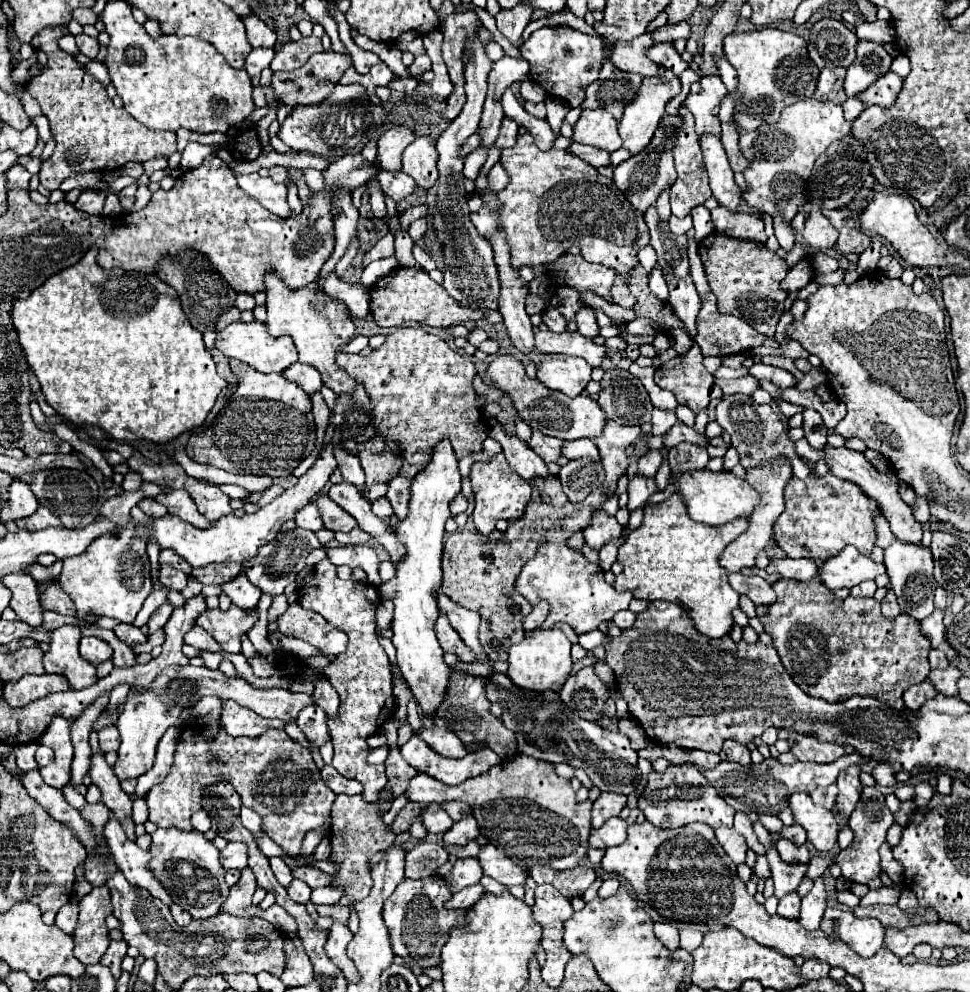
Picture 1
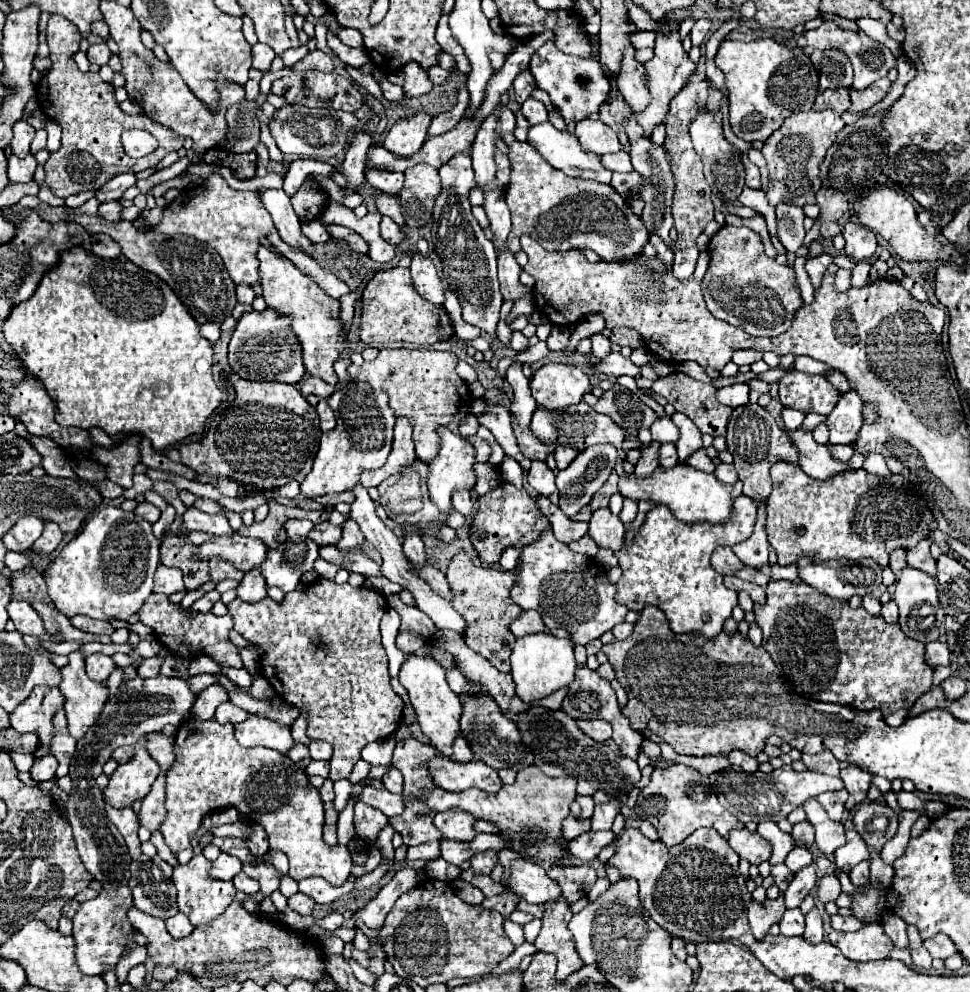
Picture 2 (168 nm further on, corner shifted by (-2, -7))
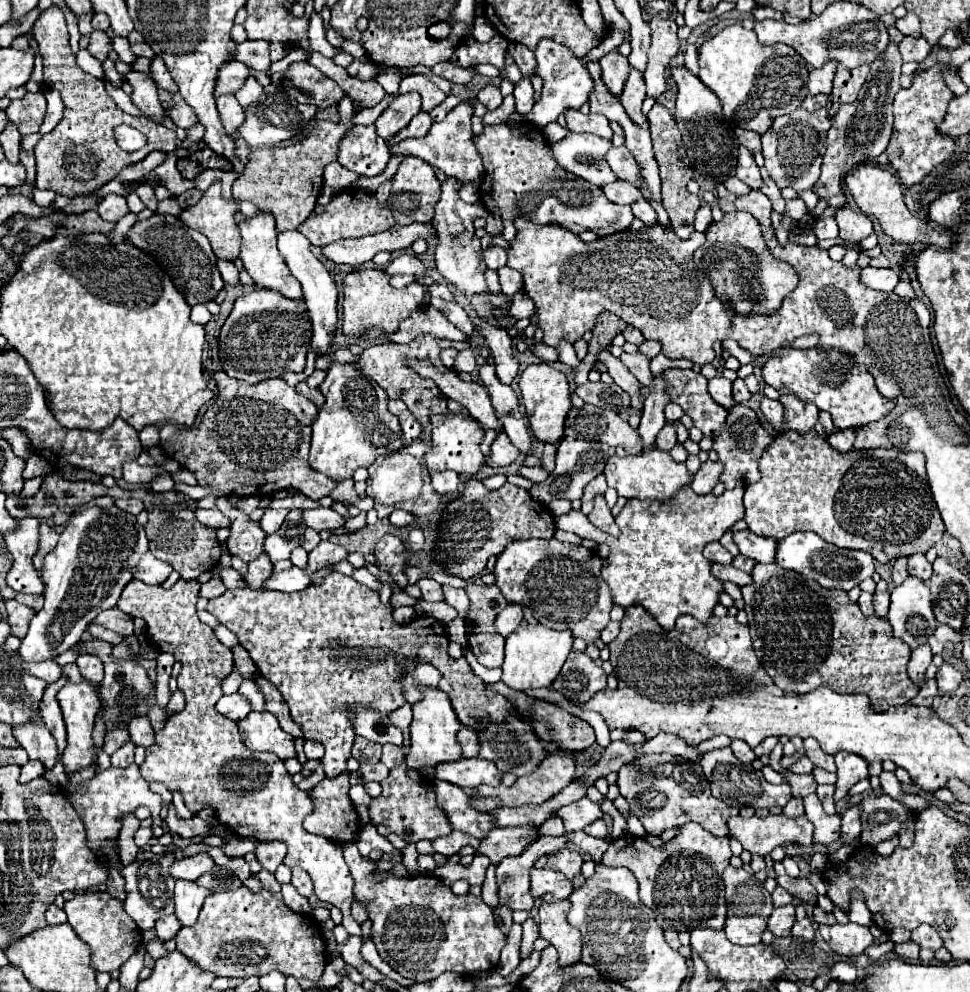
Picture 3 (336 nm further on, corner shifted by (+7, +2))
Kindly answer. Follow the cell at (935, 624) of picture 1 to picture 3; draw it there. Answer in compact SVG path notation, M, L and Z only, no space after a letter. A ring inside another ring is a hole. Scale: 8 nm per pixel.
M918 645L916 649L912 649L910 663L908 663L910 679L916 679L916 683L922 685L924 683L924 671L930 663L932 663L932 651L928 645Z

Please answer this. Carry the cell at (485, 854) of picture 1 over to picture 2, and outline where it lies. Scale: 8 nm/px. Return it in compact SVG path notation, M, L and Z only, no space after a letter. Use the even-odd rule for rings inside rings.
M529 860L513 862L507 886L511 886L511 890L517 896L521 896L523 900L531 904L545 904L545 902L561 898L559 884L553 882L541 866Z

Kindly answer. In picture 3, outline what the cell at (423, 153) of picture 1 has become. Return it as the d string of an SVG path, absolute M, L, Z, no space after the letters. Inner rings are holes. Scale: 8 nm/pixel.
M406 157L396 175L392 177L392 191L388 197L388 209L392 211L398 225L410 225L410 223L428 223L434 217L434 203L440 195L440 181L434 173L434 169L418 157Z

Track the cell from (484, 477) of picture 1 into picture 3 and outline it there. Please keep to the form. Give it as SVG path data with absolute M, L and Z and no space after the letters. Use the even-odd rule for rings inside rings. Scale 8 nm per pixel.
M468 479L464 491L456 501L450 503L450 509L442 513L438 539L442 545L436 545L436 559L458 573L458 577L472 577L486 567L490 555L500 555L508 541L512 539L532 539L542 537L550 539L556 531L552 513L538 501L534 501L526 489L504 483L500 489L490 491L478 479Z

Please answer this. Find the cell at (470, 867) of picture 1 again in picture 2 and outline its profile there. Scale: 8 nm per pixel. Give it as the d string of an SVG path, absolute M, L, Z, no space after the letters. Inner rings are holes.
M487 850L487 852L479 852L471 858L471 868L477 874L491 874L491 870L495 868L495 864L499 862L497 852L495 850Z

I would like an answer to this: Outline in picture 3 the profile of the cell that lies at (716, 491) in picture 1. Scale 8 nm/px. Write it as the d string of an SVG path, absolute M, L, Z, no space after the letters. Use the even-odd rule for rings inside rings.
M650 449L642 451L642 455L626 455L618 457L612 455L606 461L604 475L608 481L608 487L614 487L620 497L626 499L656 499L656 501L668 501L672 499L682 487L692 483L692 473L686 469L686 463L676 463L670 453Z

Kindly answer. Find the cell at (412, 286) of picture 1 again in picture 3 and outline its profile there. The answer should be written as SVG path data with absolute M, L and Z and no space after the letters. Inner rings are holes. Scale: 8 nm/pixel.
M366 267L346 275L342 283L344 291L344 335L350 339L362 339L364 333L372 327L380 327L386 333L396 333L400 323L408 319L416 309L424 307L424 287L420 283L412 283L404 289L396 289L390 285L390 275L380 267Z

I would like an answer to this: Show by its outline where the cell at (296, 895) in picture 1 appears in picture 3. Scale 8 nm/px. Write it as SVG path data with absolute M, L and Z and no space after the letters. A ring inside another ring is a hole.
M288 883L288 885L282 885L282 897L284 897L284 903L286 903L294 913L300 913L300 915L308 915L308 913L310 913L308 899L302 897L290 883Z

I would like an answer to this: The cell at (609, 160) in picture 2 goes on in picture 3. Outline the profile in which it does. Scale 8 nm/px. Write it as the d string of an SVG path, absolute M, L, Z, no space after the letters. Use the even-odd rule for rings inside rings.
M622 145L622 147L612 147L612 149L606 153L606 161L608 161L610 169L612 169L618 177L622 177L624 181L640 187L640 191L648 197L648 191L642 189L642 187L646 187L646 185L640 181L640 167L638 167L638 163L634 161L634 157L628 153L628 149L626 149L624 145Z

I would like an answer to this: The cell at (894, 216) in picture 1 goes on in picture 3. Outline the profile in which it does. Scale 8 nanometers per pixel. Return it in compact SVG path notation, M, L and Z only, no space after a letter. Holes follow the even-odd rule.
M858 167L856 171L852 171L848 177L846 177L846 188L856 205L860 207L862 213L878 219L882 231L892 237L894 241L898 243L916 243L920 241L922 237L922 229L924 229L924 221L916 219L908 207L904 205L904 197L902 197L902 185L898 181L898 177L886 169L880 169L880 167Z

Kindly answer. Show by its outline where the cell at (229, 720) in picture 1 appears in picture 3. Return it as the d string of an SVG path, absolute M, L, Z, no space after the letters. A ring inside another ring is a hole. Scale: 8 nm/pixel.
M252 711L246 719L238 721L242 743L254 751L270 751L280 759L296 757L294 737L284 733L276 715L270 711Z

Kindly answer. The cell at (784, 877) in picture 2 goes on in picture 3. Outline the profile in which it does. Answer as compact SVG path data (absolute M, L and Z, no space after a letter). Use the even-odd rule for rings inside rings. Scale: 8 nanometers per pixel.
M780 861L774 863L774 871L776 871L776 881L780 887L784 887L788 893L796 895L804 903L812 903L812 905L816 903L816 889L810 883L810 879L790 879Z

